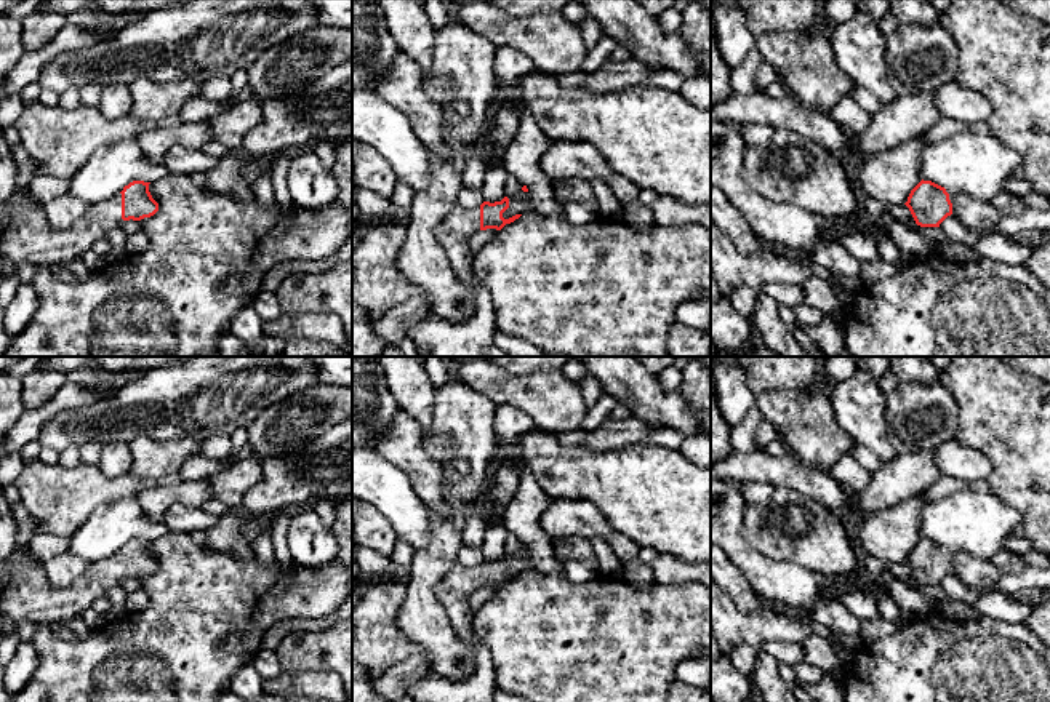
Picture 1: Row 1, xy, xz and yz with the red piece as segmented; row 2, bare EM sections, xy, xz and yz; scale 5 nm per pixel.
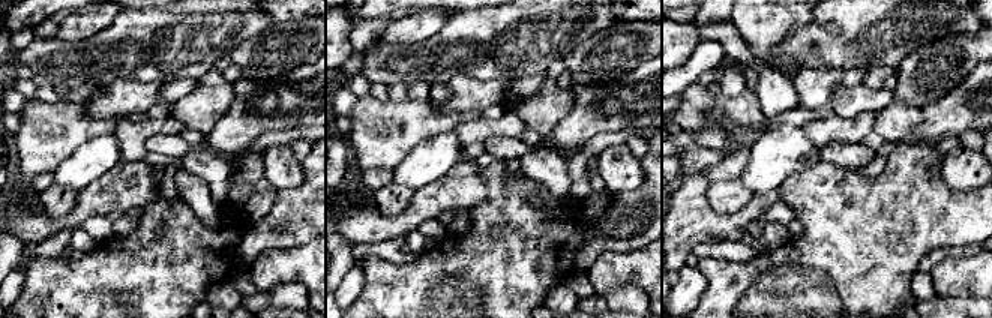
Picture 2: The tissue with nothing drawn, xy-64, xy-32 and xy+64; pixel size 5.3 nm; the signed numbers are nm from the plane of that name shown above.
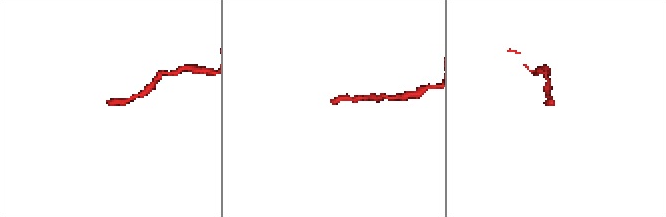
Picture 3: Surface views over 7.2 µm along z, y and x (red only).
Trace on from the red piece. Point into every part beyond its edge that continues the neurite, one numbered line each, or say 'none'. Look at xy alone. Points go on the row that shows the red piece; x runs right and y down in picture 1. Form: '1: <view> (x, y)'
1: xy (26, 237)

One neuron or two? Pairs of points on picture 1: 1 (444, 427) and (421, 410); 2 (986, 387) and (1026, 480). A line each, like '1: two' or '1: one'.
1: two
2: one

